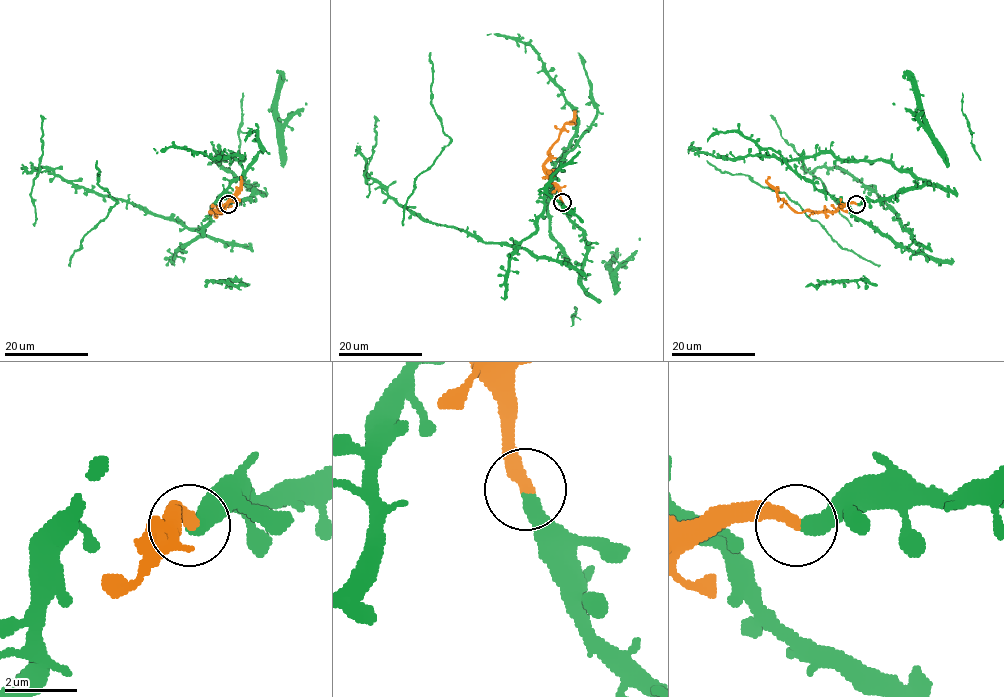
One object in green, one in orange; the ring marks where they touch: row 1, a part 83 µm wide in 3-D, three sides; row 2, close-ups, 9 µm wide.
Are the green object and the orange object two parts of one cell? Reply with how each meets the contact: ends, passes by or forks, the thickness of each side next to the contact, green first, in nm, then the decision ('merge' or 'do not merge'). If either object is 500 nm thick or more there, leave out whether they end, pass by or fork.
green ends | orange ends | 440/400 nm | merge

